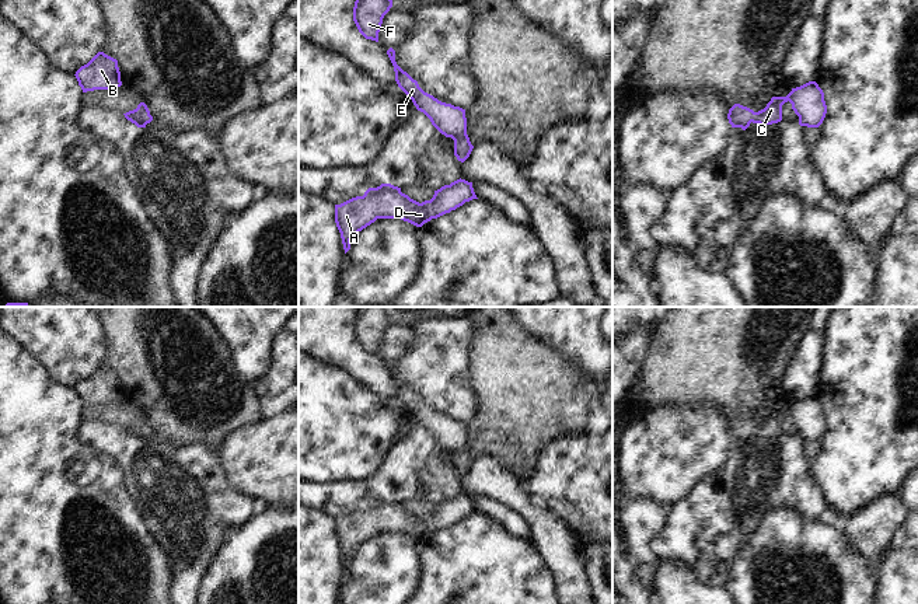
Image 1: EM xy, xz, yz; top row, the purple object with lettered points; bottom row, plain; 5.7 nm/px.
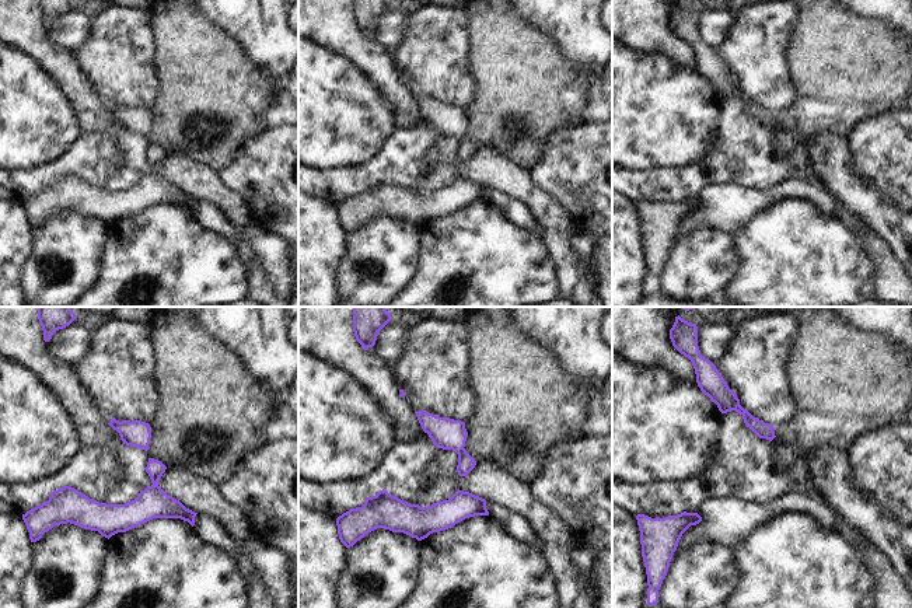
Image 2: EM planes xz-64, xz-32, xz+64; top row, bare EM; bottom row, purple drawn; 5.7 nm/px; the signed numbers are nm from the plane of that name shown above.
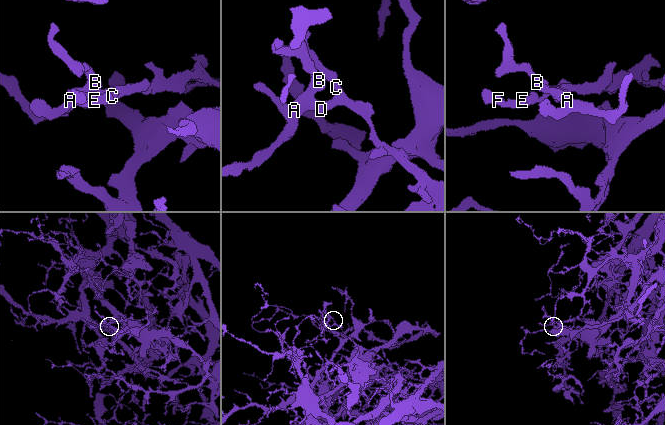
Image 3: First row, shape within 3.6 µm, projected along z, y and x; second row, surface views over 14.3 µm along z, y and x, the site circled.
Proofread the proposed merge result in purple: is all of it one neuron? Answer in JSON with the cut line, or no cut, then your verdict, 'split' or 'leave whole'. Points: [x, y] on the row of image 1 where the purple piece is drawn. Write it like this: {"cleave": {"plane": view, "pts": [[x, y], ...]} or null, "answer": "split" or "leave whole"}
{"cleave": null, "answer": "leave whole"}

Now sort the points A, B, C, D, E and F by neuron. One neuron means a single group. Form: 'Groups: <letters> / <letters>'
Groups: A B C D E F

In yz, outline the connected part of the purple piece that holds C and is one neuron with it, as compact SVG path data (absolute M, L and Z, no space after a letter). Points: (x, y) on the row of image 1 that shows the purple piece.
M809 81L800 87L792 88L786 97L772 97L767 107L758 112L734 104L727 114L732 128L746 130L750 123L772 125L782 121L782 105L792 104L792 109L799 116L799 125L818 128L827 114L824 92L816 81Z

